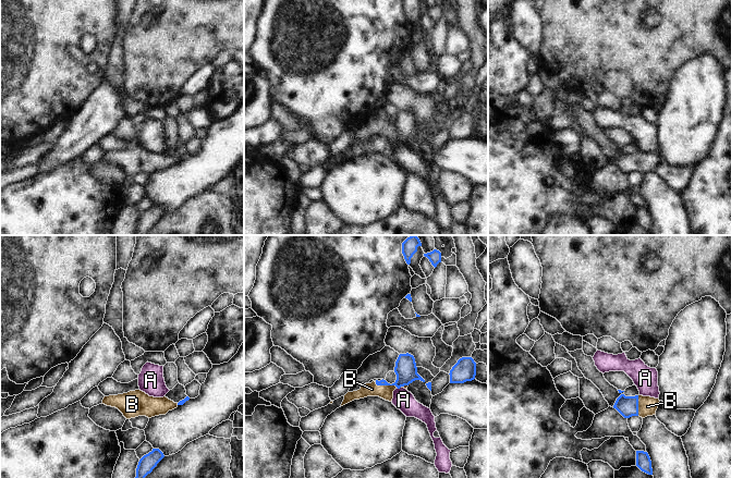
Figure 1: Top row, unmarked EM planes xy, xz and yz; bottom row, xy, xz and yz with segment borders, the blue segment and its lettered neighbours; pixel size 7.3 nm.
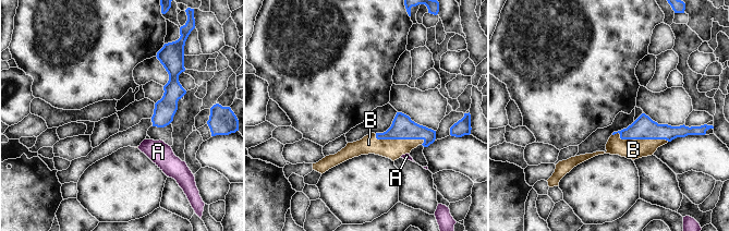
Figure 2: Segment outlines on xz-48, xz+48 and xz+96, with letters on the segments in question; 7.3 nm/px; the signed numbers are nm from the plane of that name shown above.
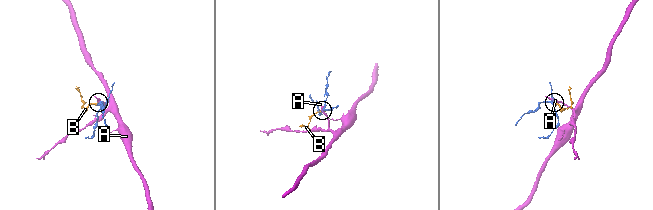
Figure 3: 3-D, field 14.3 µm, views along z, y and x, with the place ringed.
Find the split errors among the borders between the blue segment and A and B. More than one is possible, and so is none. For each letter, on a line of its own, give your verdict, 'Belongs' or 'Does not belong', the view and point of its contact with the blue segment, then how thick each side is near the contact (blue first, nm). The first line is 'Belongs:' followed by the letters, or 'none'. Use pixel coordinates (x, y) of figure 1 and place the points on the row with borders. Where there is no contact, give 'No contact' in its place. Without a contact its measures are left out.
Belongs: B
A: Does not belong. Touches blue at xz (399, 388). Thickness 160 nm (blue) against 150 nm
B: Belongs. Touches blue at xz (386, 384). Thickness 160 nm (blue) against 110 nm.

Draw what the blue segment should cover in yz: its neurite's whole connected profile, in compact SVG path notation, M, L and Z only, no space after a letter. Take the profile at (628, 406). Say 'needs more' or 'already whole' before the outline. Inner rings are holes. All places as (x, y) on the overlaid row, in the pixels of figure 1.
needs more; M621 394L617 399L613 408L616 408L624 418L630 418L632 416L645 418L647 416L656 415L659 402L659 399L650 396L625 396L624 394Z

